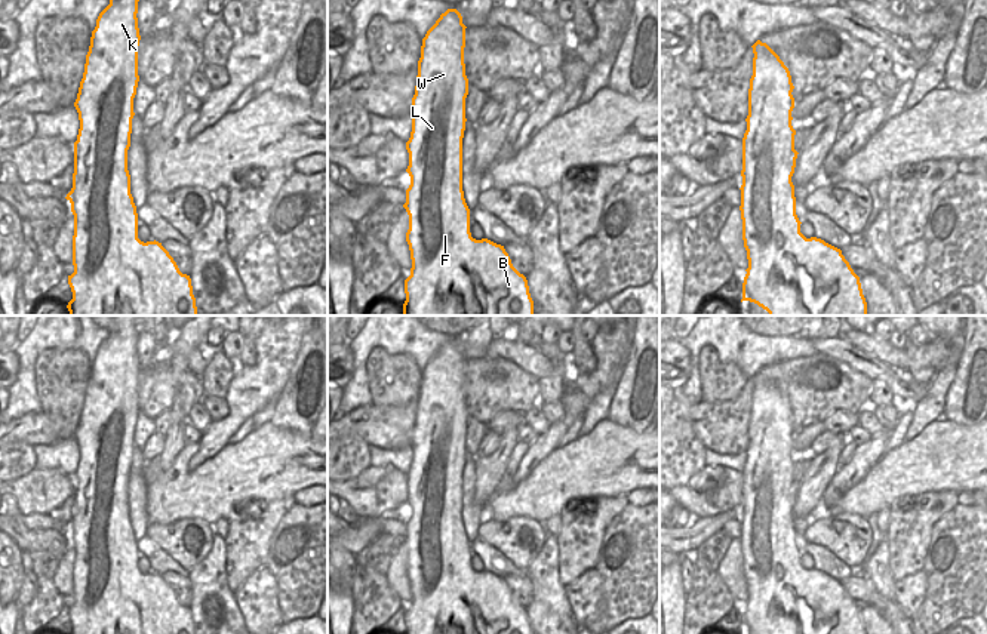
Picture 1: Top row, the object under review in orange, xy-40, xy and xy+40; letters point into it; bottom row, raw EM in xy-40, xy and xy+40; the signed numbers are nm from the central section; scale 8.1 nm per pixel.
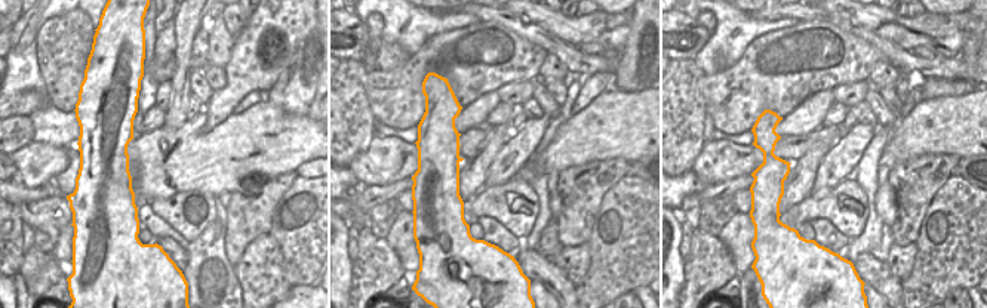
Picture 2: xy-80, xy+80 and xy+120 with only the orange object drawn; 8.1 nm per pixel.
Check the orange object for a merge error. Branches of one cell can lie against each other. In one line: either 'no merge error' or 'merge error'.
no merge error

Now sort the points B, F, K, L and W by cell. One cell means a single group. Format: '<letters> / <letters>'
B F K L W

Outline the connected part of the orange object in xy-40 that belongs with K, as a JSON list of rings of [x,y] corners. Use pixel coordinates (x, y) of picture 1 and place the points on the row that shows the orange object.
[[[110,0],[99,13],[74,102],[80,129],[74,142],[73,188],[65,197],[74,215],[70,316],[197,316],[190,276],[179,271],[162,243],[138,238],[138,213],[127,170],[139,81],[138,1]]]

